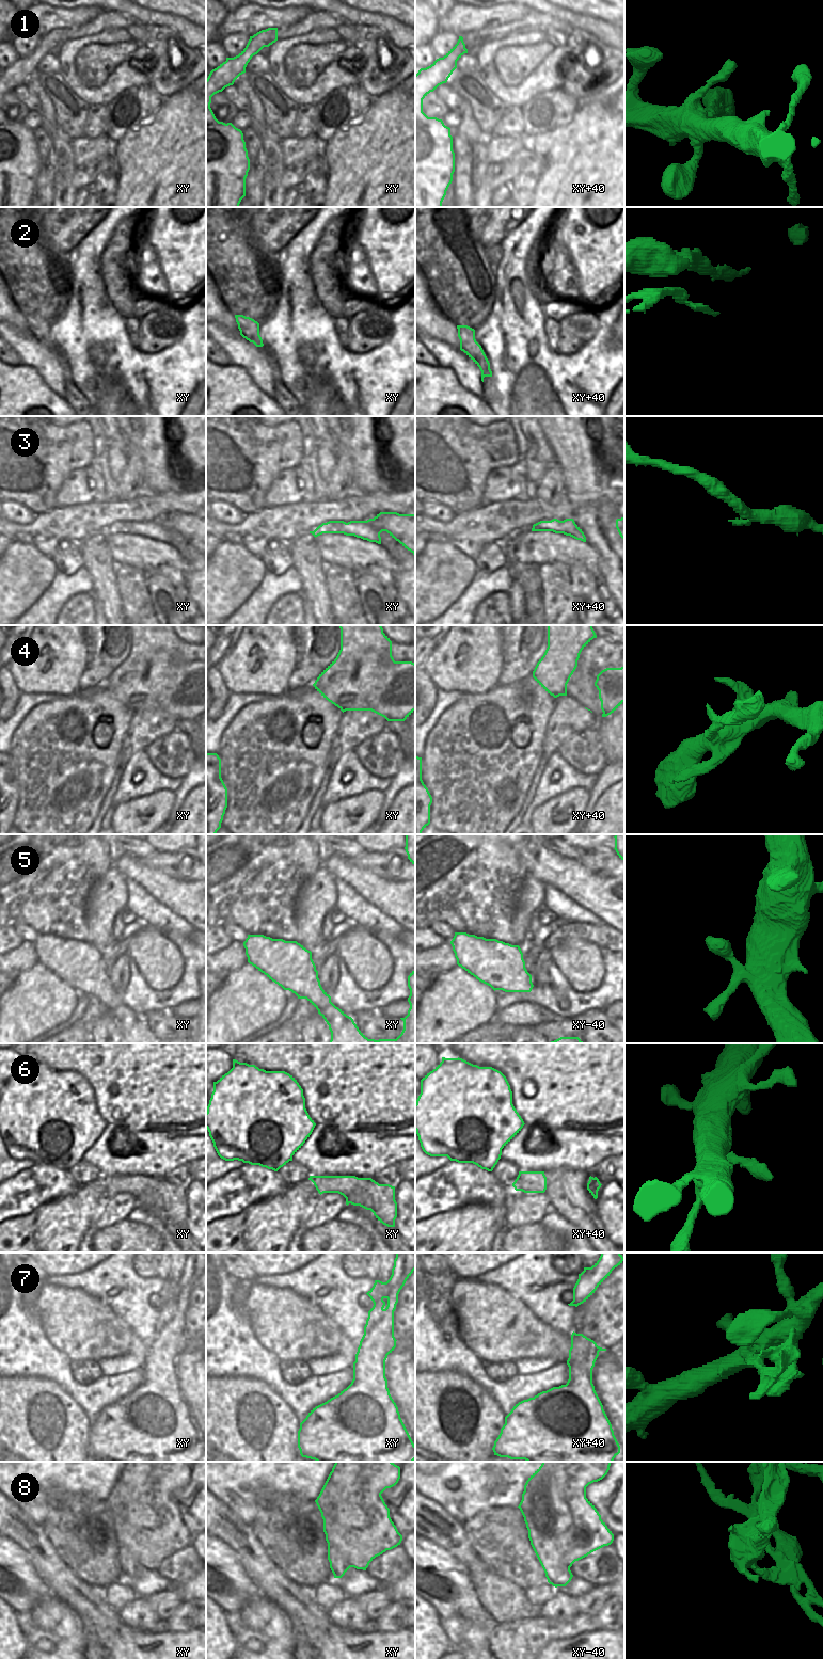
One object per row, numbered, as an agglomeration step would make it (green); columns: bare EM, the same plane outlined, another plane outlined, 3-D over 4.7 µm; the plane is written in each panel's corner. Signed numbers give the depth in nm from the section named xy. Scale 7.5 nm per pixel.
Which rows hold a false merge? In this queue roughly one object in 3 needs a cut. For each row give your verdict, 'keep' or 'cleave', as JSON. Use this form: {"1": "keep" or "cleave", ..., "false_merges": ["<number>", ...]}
{"1": "keep", "2": "cleave", "3": "keep", "4": "keep", "5": "keep", "6": "keep", "7": "cleave", "8": "cleave", "false_merges": ["2", "7", "8"]}

